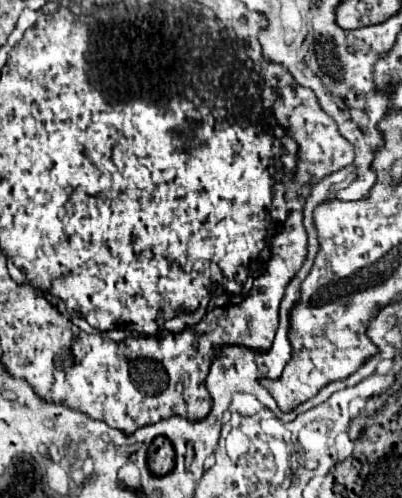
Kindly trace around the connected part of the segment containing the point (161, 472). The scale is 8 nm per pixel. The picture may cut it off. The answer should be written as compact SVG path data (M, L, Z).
M157 436L147 452L149 470L157 476L165 476L175 466L175 450L167 436Z

